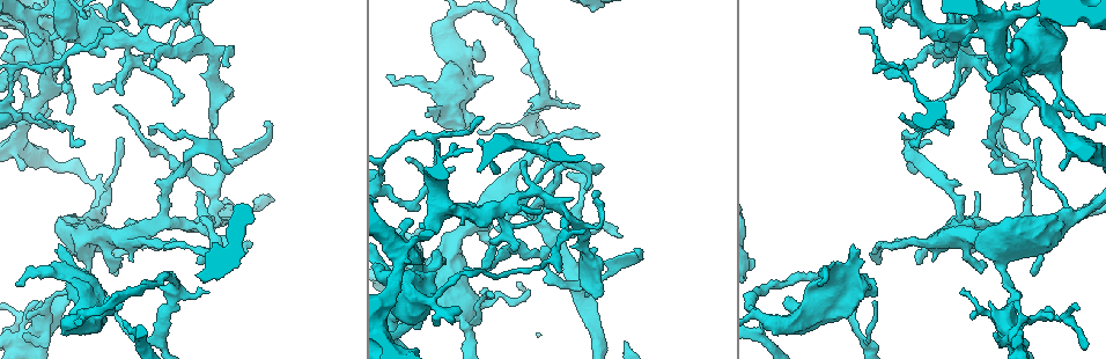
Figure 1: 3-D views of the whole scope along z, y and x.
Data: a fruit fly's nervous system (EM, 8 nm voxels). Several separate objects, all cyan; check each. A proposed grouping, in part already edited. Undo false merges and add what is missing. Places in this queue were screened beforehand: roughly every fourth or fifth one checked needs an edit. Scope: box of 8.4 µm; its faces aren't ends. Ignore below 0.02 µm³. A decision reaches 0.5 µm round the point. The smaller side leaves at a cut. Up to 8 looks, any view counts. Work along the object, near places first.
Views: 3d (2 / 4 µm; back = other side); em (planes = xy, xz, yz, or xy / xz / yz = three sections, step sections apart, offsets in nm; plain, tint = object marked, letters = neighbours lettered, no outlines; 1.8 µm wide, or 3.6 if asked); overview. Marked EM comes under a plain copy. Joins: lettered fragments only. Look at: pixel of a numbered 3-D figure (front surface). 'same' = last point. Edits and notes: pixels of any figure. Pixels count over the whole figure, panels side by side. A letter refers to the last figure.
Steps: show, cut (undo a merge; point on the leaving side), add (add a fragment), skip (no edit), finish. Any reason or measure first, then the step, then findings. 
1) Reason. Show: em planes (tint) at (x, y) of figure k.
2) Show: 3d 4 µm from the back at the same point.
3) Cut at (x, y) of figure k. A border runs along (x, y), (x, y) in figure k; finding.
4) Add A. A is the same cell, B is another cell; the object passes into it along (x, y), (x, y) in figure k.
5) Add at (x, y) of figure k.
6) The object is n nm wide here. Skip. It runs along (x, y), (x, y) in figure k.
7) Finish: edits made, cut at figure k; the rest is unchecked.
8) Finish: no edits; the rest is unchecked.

An open end. Show: em 3.6 µm planes (letters) at (520, 164) of figure 1.

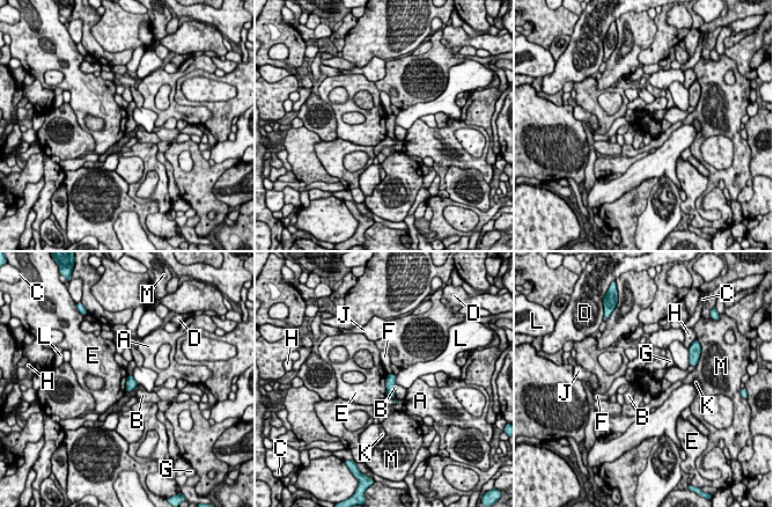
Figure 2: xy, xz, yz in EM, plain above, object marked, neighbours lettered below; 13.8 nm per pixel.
The object is 160 nm wide here. Skip. A, B, C, D, E, F, G, H, J, K, L and M are other cells; a border runs along (388, 375), (385, 395) in figure 2; none of them fits.

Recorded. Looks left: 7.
An open end. Show: em xy step 16 (tint) at (56, 250) of figure 1.

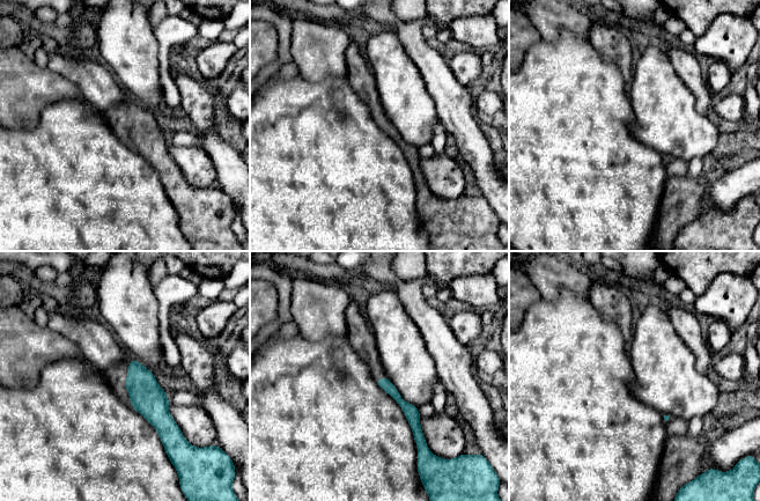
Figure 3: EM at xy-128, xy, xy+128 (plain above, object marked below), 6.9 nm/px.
Another direction. Show: em planes (letters) at the same point.

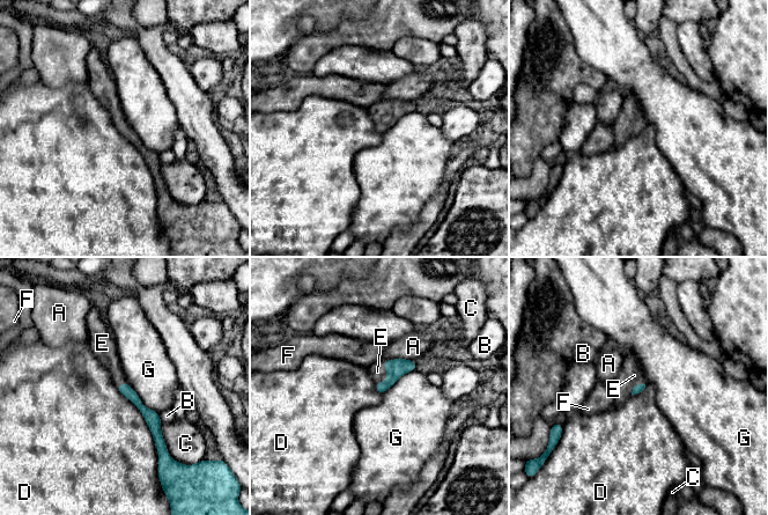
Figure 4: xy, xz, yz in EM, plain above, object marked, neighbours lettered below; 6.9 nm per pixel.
Add E. E is the same cell, A, B, C, D, F and G are other cells; the object passes into it along (396, 368), (386, 374), (377, 372) in figure 4; it goes on there.

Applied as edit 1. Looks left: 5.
Two arms at a narrow angle. Show: em planes (tint) at (37, 336) of figure 1.

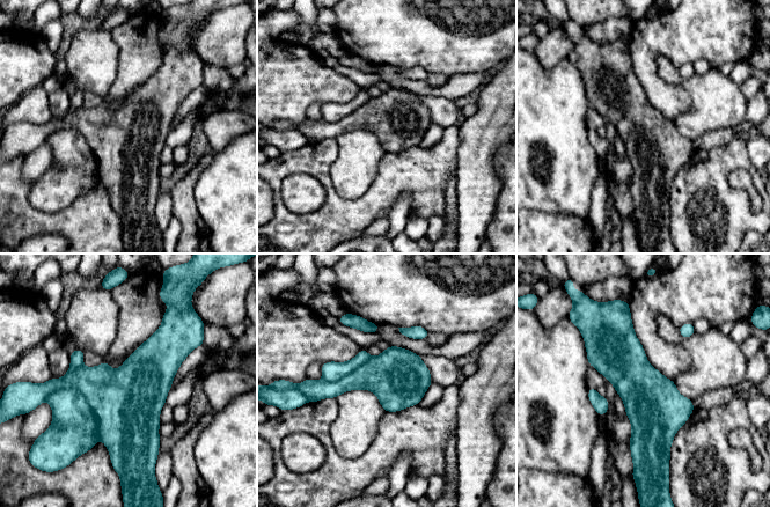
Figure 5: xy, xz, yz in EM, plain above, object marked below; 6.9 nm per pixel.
What lies round it. Show: em planes (letters) at the same point.

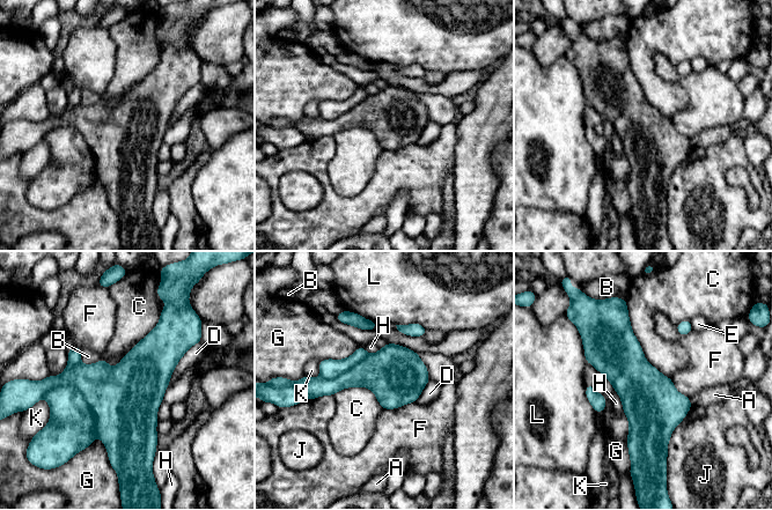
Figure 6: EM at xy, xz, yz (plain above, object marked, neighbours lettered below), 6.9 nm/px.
Skip. A, B, C, D, E, F, G, H, J, K and L are other cells; a border runs along (625, 302), (644, 356), (670, 378) in figure 6; continuous, no second neuron.

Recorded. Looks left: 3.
Finish: edits made, add at figure 4; the rest is unchecked.

